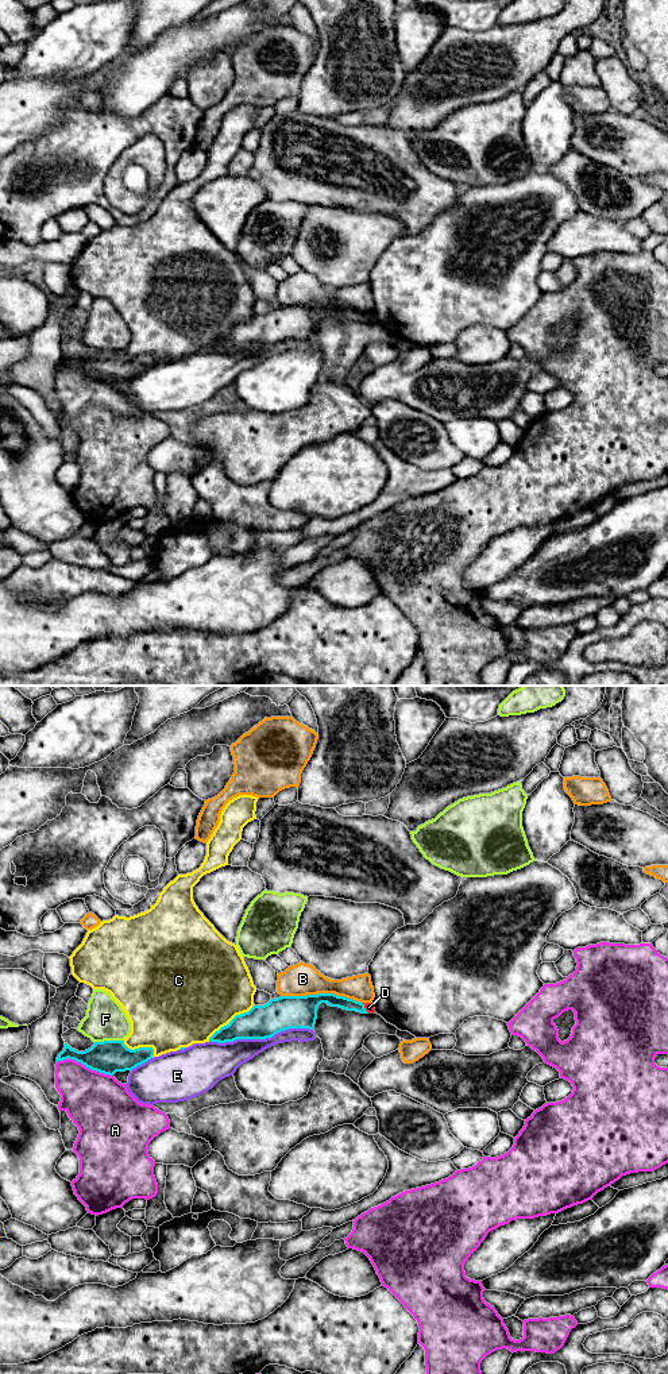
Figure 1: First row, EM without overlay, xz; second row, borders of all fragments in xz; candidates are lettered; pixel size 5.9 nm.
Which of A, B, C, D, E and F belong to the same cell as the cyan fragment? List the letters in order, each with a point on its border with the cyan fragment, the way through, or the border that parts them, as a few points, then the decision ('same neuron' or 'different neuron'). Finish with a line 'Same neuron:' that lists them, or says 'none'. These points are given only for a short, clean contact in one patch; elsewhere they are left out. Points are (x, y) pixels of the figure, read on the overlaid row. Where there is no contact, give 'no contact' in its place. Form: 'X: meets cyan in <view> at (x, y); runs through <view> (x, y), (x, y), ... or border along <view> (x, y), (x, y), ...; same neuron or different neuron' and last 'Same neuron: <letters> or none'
A: meets cyan in xz at (85, 1065); different neuron
B: meets cyan in xz at (321, 994); different neuron
C: meets cyan in xz at (231, 1021); different neuron
D: meets cyan in xz at (365, 1008); border along xz (362, 1003), (369, 1012); different neuron
E: meets cyan in xz at (261, 1038); different neuron
F: meets cyan in xz at (108, 1041); different neuron
Same neuron: none

